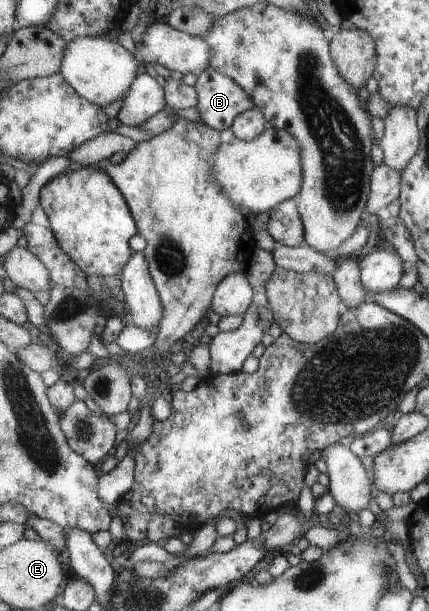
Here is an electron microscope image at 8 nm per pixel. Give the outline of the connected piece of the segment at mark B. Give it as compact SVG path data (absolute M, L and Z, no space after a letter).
M215 69L197 75L195 88L201 120L218 131L232 128L240 114L256 107L253 97L236 80Z

